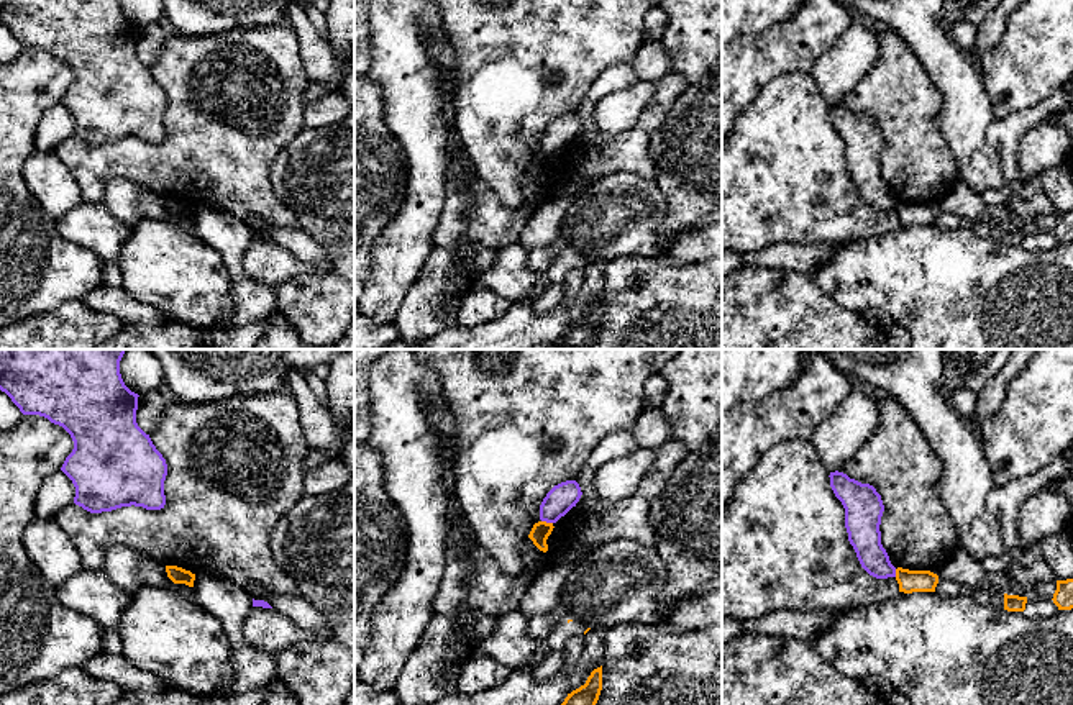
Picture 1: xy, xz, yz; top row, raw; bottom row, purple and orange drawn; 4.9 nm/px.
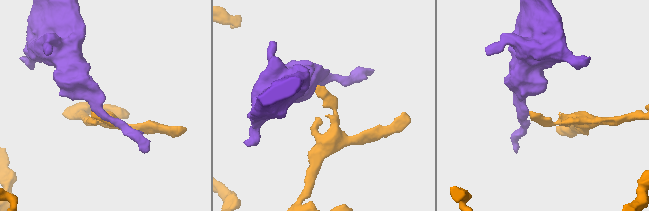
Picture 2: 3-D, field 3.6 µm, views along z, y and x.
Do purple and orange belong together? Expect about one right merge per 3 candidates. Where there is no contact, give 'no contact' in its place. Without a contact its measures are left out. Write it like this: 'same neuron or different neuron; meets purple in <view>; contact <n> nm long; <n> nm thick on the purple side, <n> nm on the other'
different neuron; meets purple in xz; contact 60 nm long; 140 nm thick on the purple side, 90 nm on the other

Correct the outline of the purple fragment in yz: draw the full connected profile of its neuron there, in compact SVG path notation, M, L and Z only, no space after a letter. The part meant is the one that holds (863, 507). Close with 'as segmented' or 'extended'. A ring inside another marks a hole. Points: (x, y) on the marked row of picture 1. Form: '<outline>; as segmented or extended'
M830 472L830 487L845 508L845 528L861 567L876 579L896 577L886 549L881 544L881 495L870 484Z; as segmented

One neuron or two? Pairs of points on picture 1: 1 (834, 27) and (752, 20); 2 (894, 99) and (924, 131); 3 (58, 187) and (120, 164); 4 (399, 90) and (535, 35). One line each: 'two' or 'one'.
1: two
2: one
3: two
4: two

